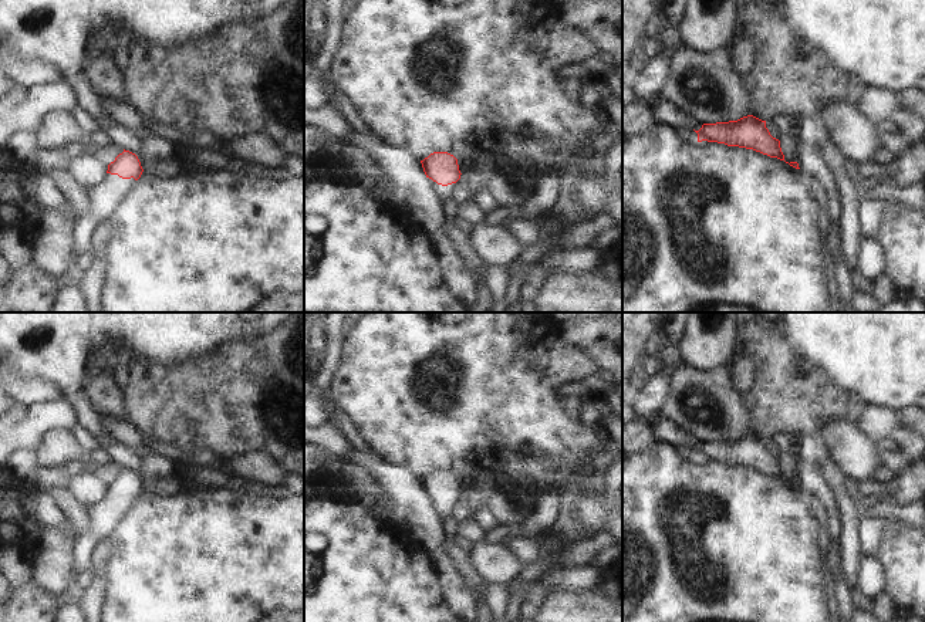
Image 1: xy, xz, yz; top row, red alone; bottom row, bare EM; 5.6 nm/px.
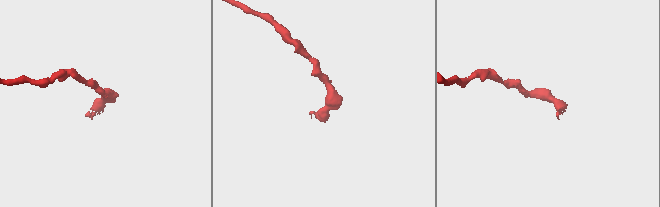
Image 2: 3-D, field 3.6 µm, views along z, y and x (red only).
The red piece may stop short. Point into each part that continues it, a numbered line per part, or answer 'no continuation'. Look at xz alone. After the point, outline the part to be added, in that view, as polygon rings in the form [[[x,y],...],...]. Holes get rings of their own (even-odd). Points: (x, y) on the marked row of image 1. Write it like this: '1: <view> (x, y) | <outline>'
1: xz (442, 192) | [[[429,179],[429,183],[431,183],[431,187],[435,192],[435,195],[439,197],[440,203],[443,199],[452,197],[455,183],[442,186],[442,185],[438,185],[436,182],[433,182],[432,179]]]

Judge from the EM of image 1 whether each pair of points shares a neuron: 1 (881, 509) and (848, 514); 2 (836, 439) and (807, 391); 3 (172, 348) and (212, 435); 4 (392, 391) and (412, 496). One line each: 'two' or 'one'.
1: two
2: two
3: two
4: two

